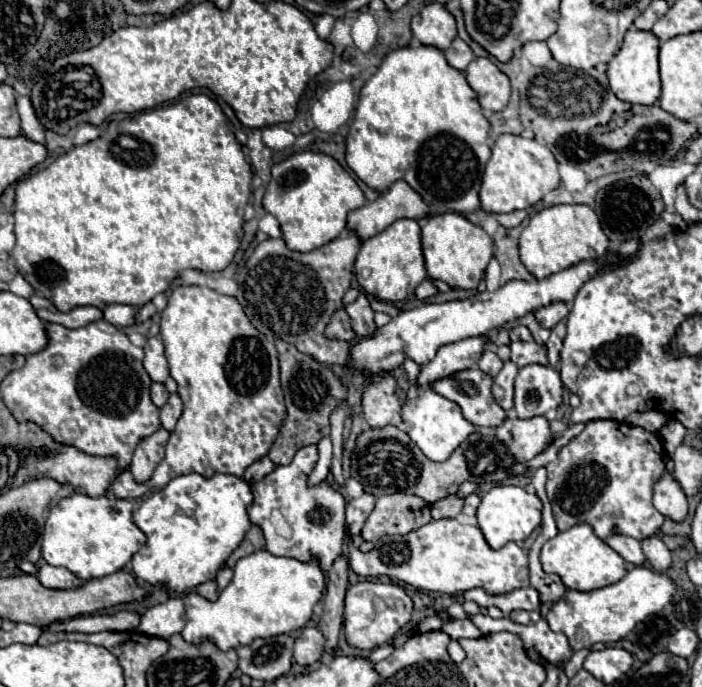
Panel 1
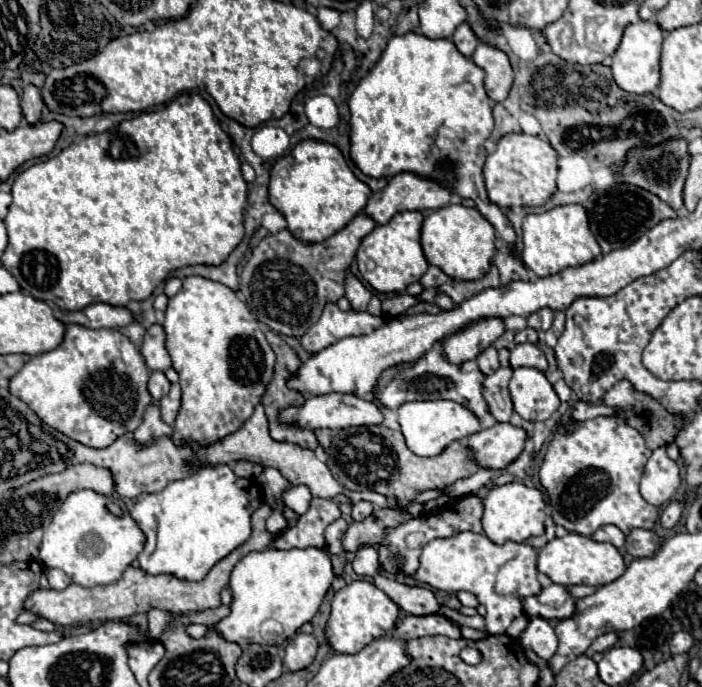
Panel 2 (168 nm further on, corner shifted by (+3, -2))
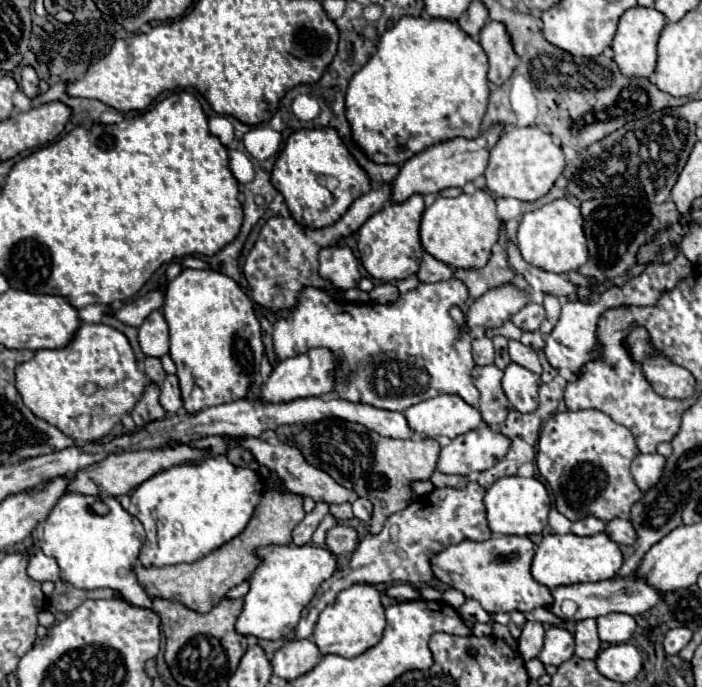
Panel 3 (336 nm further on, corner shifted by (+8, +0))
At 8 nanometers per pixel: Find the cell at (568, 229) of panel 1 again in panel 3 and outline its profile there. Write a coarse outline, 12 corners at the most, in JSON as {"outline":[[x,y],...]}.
{"outline":[[555,199],[525,213],[517,245],[549,273],[587,261],[579,207]]}

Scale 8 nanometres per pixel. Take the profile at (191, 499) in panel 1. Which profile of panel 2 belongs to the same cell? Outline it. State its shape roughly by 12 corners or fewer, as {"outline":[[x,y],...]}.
{"outline":[[228,465],[142,495],[140,567],[202,581],[262,495]]}

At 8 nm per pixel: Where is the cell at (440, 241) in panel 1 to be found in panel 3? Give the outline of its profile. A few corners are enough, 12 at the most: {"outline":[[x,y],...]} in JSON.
{"outline":[[489,193],[437,197],[421,245],[453,269],[481,269],[501,223]]}

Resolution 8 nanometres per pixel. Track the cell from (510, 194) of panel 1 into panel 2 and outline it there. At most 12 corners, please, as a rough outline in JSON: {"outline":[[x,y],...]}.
{"outline":[[510,133],[483,167],[502,209],[540,207],[556,193],[558,153]]}

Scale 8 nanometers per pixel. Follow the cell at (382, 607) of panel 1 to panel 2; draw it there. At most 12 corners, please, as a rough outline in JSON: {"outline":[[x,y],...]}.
{"outline":[[354,581],[332,601],[326,641],[354,655],[388,635],[398,605]]}

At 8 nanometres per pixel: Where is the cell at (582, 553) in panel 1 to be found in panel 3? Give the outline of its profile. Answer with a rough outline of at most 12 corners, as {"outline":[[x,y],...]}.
{"outline":[[551,533],[531,573],[553,589],[611,579],[621,549],[605,533]]}

